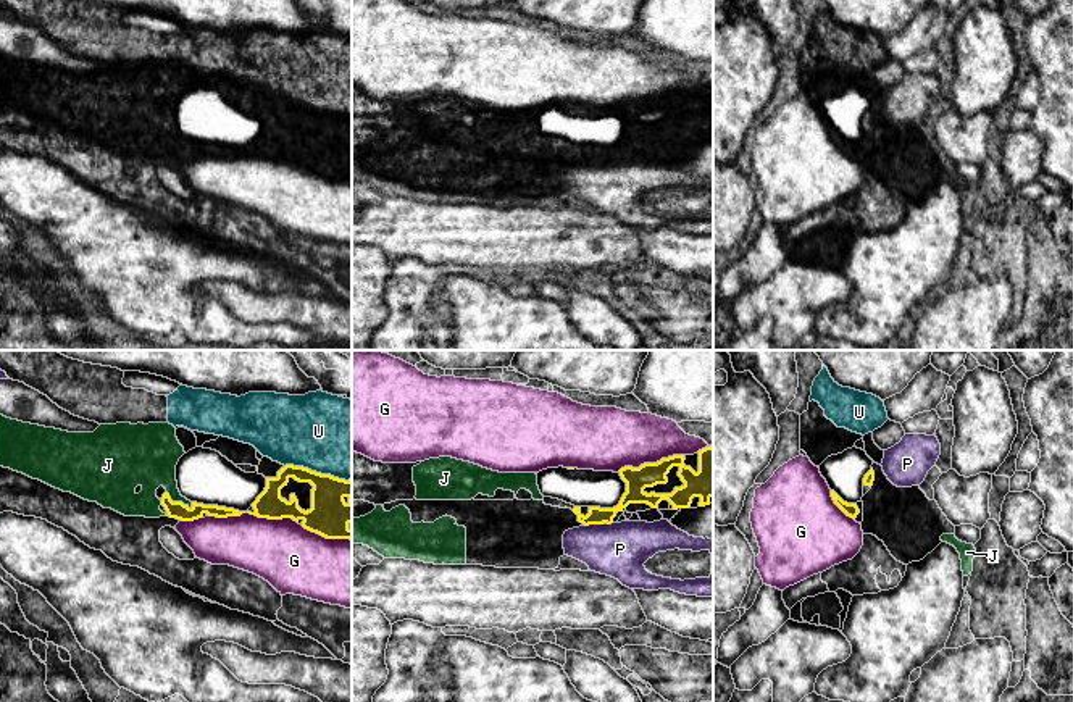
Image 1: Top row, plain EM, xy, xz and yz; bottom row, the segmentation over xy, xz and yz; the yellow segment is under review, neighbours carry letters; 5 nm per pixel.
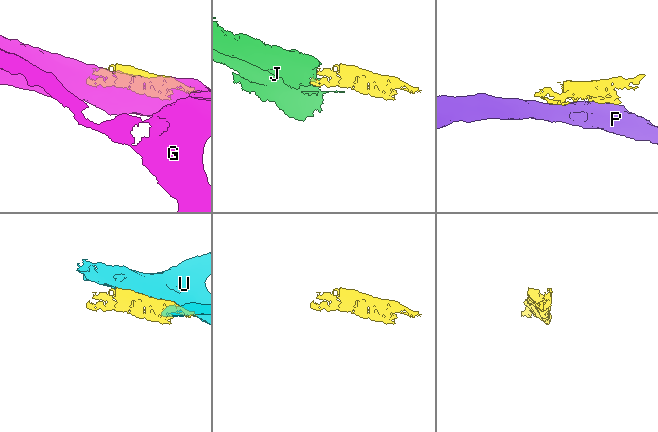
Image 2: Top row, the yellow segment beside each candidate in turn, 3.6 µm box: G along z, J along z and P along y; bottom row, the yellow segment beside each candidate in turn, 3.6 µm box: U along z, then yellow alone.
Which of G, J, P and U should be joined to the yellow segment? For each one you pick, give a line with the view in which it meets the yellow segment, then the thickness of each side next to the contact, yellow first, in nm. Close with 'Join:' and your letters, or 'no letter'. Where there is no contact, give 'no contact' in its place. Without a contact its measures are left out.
J: meets yellow in xy; 90 nm thick on the yellow side, 260 nm on the other
Join: J

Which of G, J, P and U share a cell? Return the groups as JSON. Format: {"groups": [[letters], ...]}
{"groups": [["G"], ["J"], ["P"], ["U"]]}

